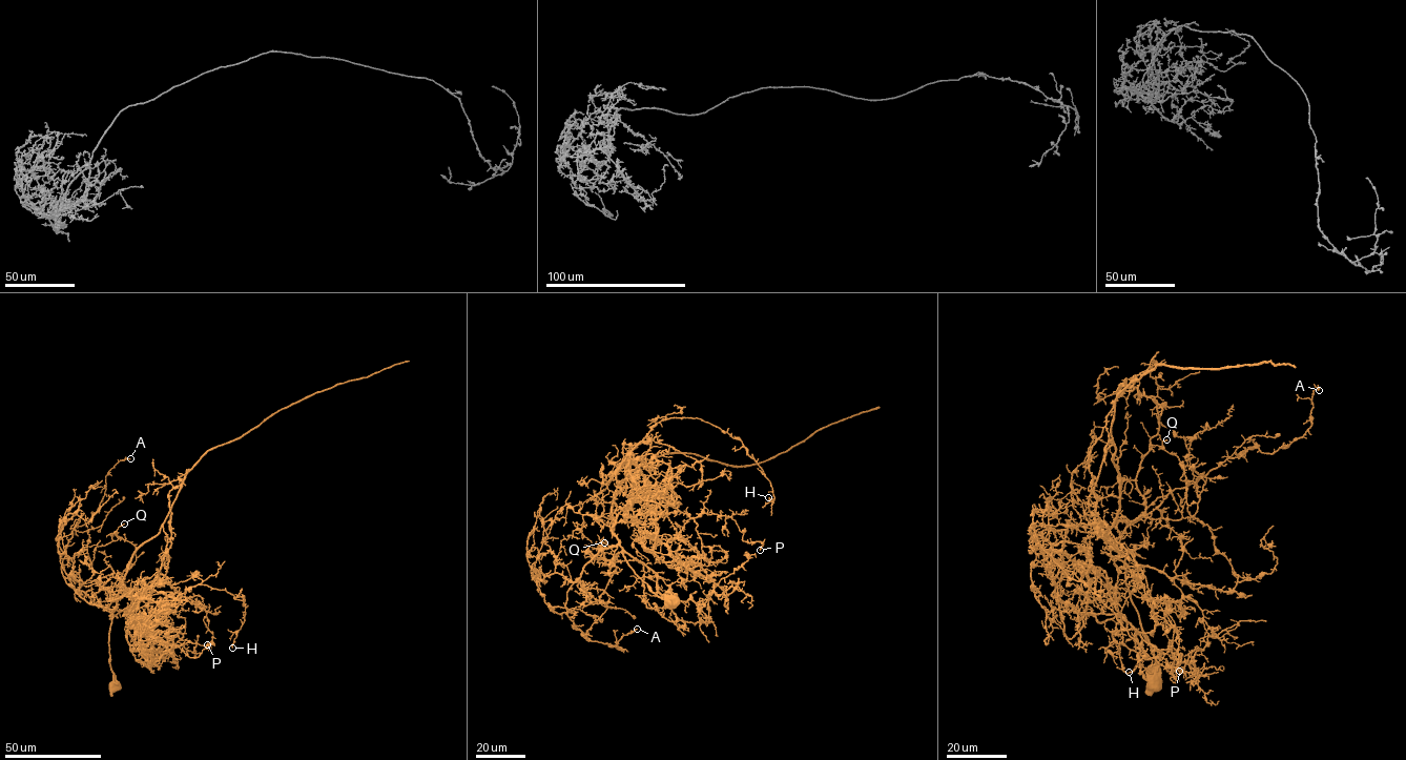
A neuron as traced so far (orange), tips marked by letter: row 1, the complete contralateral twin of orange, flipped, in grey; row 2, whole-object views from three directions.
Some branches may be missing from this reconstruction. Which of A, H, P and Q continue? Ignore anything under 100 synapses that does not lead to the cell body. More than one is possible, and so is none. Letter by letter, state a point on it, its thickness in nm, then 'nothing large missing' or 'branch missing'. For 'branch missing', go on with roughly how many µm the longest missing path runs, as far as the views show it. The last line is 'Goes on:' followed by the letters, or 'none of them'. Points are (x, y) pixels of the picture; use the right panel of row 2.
A: (1319, 390) | 150 nm | nothing large missing
H: (1129, 672) | 170 nm | nothing large missing
P: (1179, 671) | 140 nm | nothing large missing
Q: (1166, 439) | 150 nm | nothing large missing
Goes on: none of them

